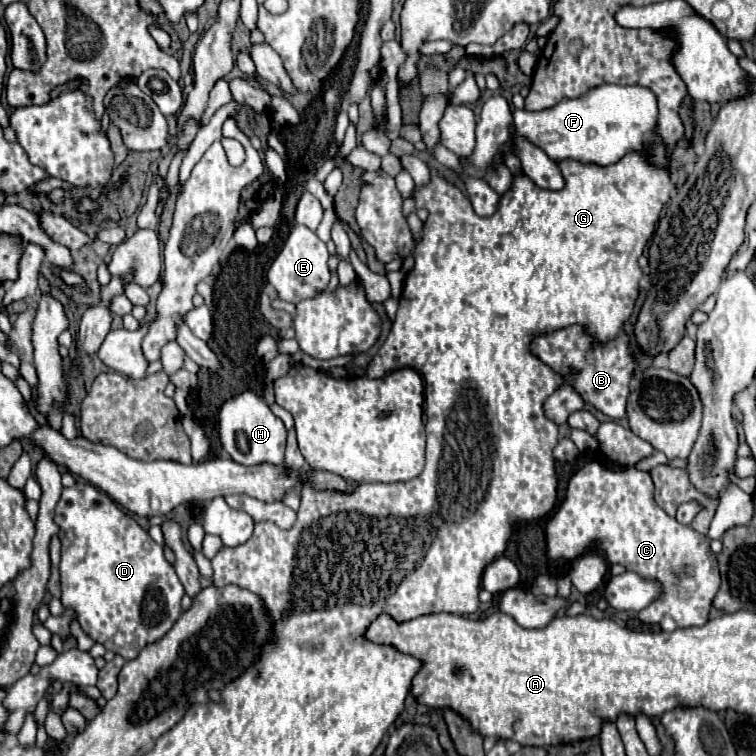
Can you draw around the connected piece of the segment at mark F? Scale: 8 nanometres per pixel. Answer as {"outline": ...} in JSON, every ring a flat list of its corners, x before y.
{"outline":[[601,85,591,89,587,95,579,99,563,99,553,109,543,109,537,113,529,113,525,109,515,109,512,113,513,125,519,135,527,137,533,145,541,147,553,161,563,159,579,159,583,163,611,165,617,163,631,149,643,149,643,143,649,143,649,155,655,165,665,163,665,145,659,135,653,133,657,121,657,99,655,95,639,85]]}

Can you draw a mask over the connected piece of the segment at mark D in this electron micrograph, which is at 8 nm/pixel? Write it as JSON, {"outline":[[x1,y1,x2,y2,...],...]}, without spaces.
{"outline":[[83,481,63,489,55,509,55,523,59,525,61,539,63,607,75,611,79,625,95,643,101,643,127,661,135,659,147,643,161,639,181,615,181,597,185,591,175,569,167,563,163,547,159,547,149,533,103,491]]}

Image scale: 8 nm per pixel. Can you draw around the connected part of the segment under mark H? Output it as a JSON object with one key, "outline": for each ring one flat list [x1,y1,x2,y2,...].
{"outline":[[243,391,231,397,227,403,223,403,219,413,219,437,229,457,241,465,257,465,261,461,273,465,283,463,287,429,283,421,275,417,273,411,265,405,265,401,251,391]]}

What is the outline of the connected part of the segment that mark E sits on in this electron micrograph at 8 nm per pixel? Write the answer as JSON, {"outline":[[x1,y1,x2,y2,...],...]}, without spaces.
{"outline":[[295,225,281,249,281,253,277,255,277,259,273,261,267,279,269,283,275,287,277,297,289,303,301,303,303,299,313,299,315,295,323,293,329,285,329,267,327,267,327,247,325,243,307,227,303,225]]}

